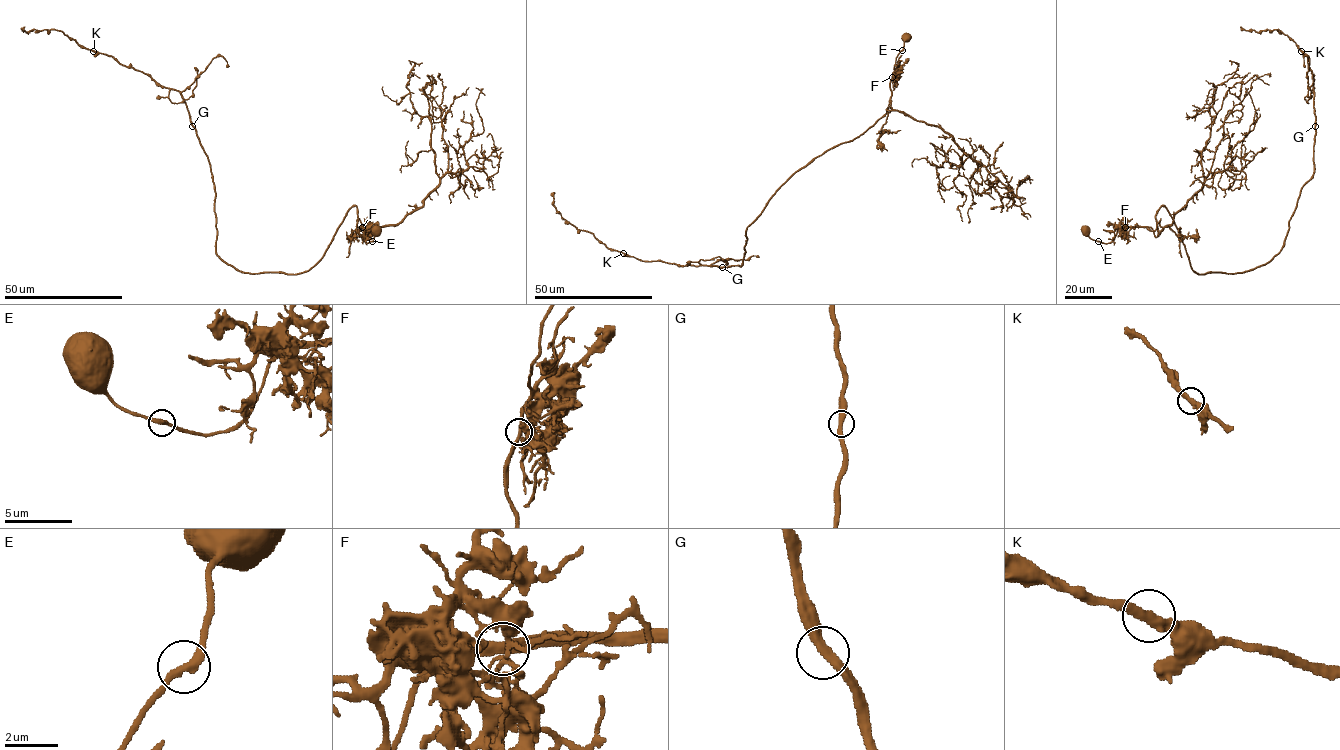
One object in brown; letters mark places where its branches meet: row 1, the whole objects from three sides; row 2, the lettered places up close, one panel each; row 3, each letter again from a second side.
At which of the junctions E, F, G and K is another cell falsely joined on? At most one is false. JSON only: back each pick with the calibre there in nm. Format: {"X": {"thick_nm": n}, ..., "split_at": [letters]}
{"F": {"thick_nm": 360}, "split_at": ["F"]}

